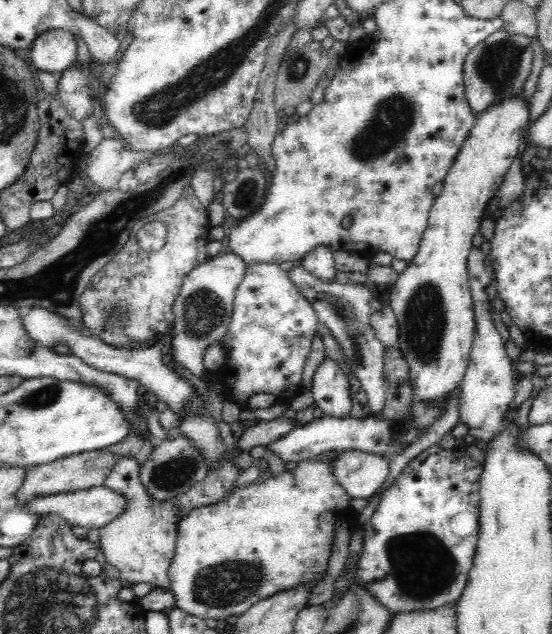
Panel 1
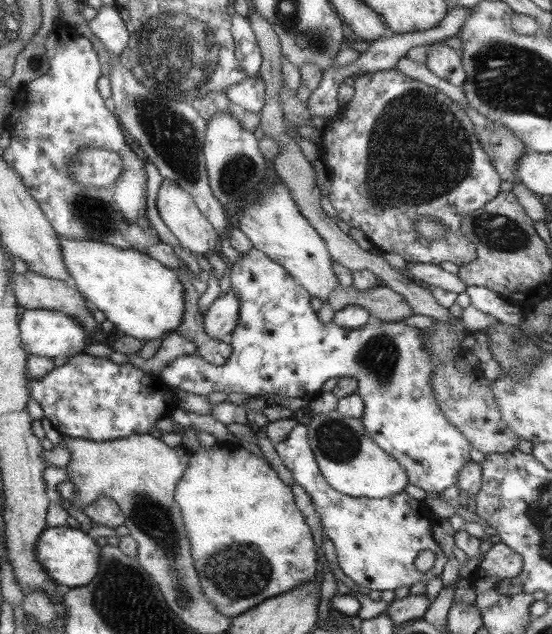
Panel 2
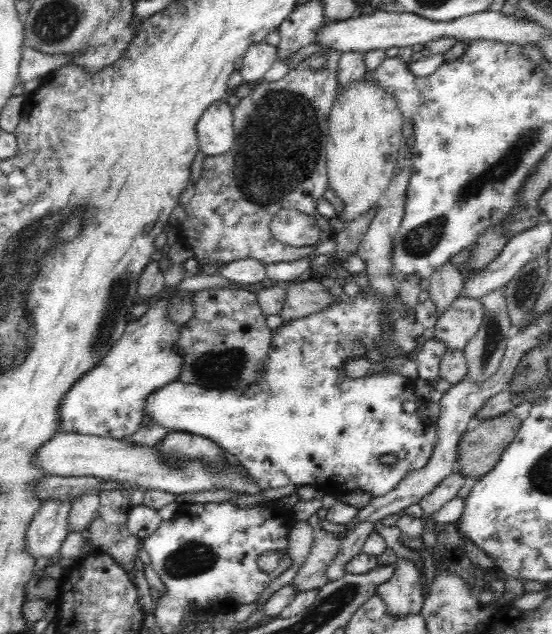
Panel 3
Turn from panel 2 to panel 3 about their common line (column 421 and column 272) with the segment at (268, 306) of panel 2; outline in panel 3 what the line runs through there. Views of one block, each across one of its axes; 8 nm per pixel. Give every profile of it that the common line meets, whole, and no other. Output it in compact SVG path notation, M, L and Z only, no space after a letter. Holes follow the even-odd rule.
M370 288L369 295L364 297L361 293L350 303L348 297L342 296L332 308L320 312L320 314L312 314L304 318L292 319L286 321L282 327L273 330L271 349L268 352L266 364L264 364L264 380L260 384L248 386L244 390L208 390L203 386L194 386L193 384L184 384L178 380L168 382L159 389L154 389L143 402L143 416L150 418L150 423L156 426L161 426L164 430L174 430L188 434L200 435L220 445L220 448L227 450L238 462L248 471L248 476L262 491L274 490L276 488L284 488L294 485L315 486L318 490L324 493L331 494L333 497L338 495L346 495L350 492L360 491L362 493L370 493L371 499L381 498L389 494L407 475L412 475L414 472L423 470L430 458L432 452L436 448L438 442L438 425L426 422L424 416L414 416L414 410L418 406L418 400L412 396L414 389L413 380L402 375L392 373L379 373L366 376L366 378L356 378L348 380L341 376L341 364L343 360L354 357L364 357L366 350L375 350L375 340L381 333L379 314L383 311L381 300L373 293L373 288ZM392 454L396 457L396 462L393 465L382 463L382 457Z

